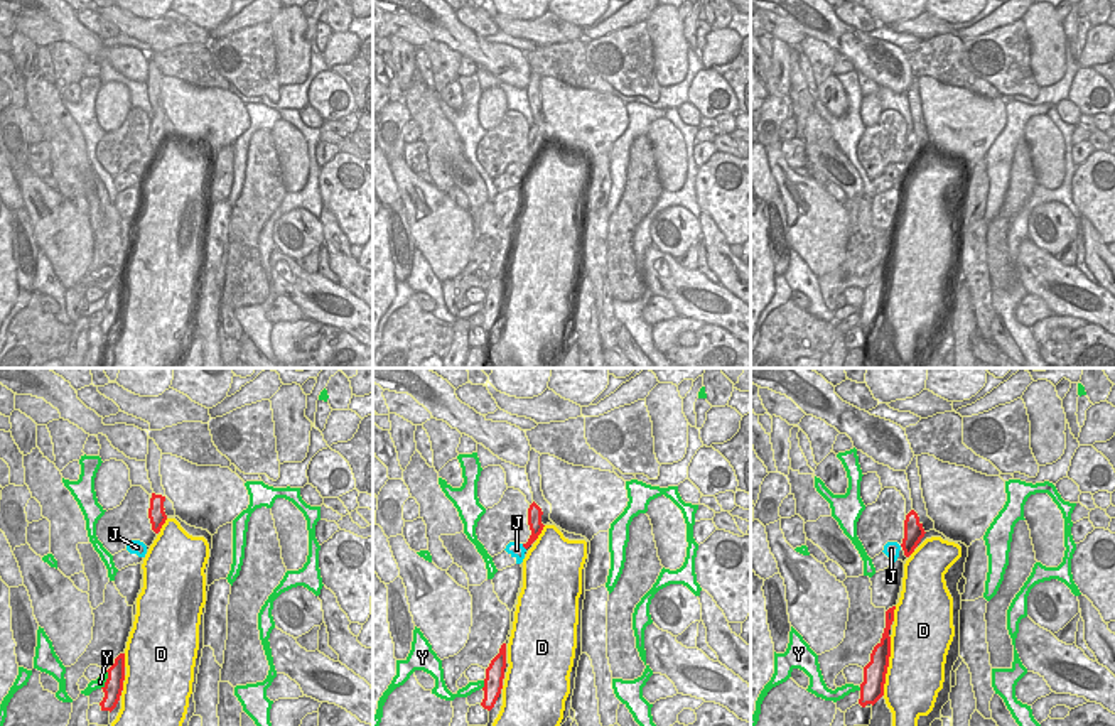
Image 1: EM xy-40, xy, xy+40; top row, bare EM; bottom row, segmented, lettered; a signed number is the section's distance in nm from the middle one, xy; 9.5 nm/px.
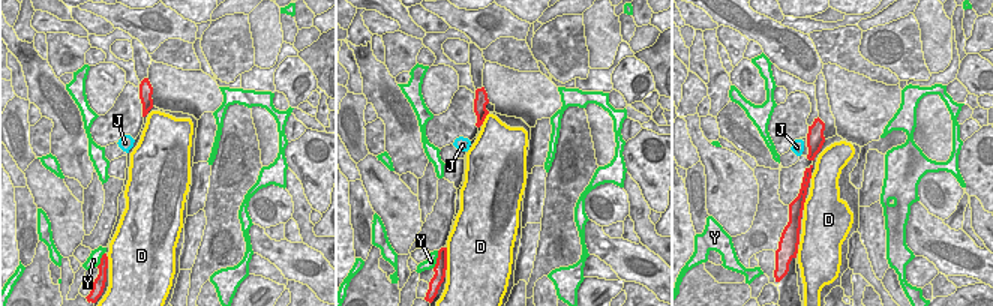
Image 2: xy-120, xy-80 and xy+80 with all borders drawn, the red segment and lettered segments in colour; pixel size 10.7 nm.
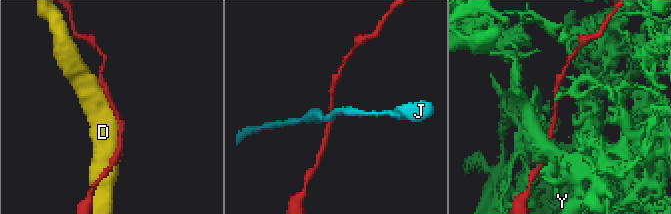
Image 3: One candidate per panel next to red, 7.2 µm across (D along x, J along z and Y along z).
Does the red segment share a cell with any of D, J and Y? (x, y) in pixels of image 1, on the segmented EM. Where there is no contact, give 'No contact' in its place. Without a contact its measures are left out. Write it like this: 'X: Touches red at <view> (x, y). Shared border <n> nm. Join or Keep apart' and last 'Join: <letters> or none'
D: Touches red at xy+40 (888, 666). Shared border 550 nm. Keep apart
J: Touches red at xy (523, 546). Shared border 70 nm. Keep apart
Y: Touches red at xy-40 (107, 679). Shared border 190 nm. Keep apart
Join: none

